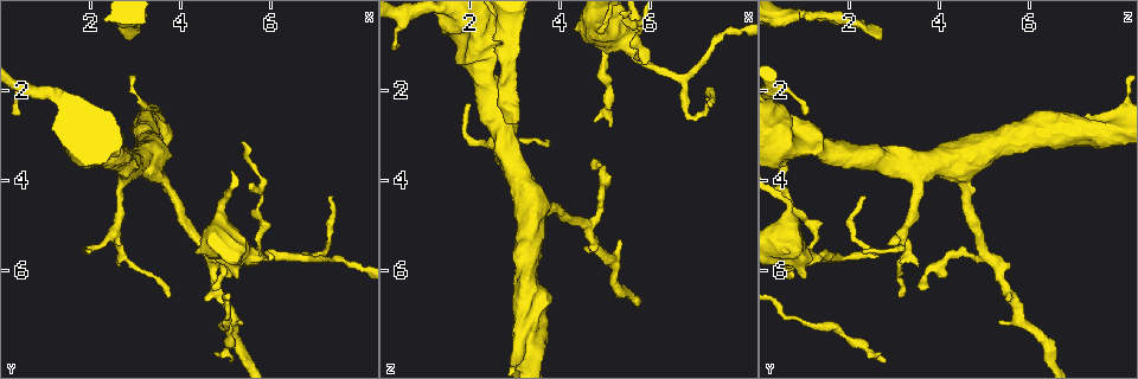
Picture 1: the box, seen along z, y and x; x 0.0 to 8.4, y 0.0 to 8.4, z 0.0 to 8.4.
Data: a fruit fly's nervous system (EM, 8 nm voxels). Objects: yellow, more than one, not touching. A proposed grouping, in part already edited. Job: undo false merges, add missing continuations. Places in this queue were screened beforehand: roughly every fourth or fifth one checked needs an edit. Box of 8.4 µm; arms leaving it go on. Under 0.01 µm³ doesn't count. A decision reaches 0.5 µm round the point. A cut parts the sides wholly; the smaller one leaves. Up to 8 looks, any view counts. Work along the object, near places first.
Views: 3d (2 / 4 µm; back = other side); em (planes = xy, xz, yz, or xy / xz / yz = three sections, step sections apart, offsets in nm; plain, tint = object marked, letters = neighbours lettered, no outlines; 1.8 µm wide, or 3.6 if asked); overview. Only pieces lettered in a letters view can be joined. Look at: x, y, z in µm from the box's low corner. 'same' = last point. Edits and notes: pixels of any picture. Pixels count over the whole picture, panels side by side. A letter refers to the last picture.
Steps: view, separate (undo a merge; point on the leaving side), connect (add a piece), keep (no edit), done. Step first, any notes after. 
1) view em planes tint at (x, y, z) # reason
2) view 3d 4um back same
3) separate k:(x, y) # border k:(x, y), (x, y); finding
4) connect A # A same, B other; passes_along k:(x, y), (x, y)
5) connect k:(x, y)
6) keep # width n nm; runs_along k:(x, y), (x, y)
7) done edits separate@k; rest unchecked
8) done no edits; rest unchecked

view em 3.6um planes letters at (5.65, 5.70, 1.10) # abrupt turn

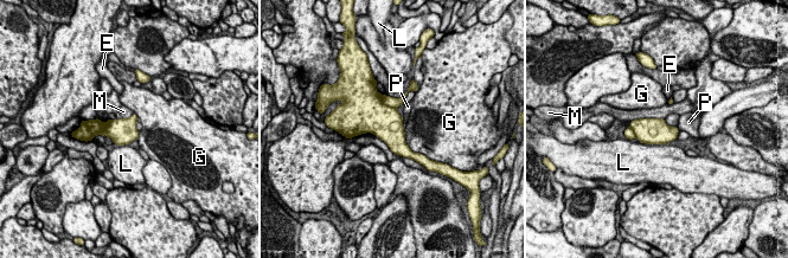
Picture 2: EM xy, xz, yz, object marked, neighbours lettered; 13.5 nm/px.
separate 2:(372, 115) # width 360 nm; E other, G other, L other, M other, P other; border 2:(382, 97), (385, 104), (396, 109); a second cell is stuck on

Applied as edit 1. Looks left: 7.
view overview # redraw

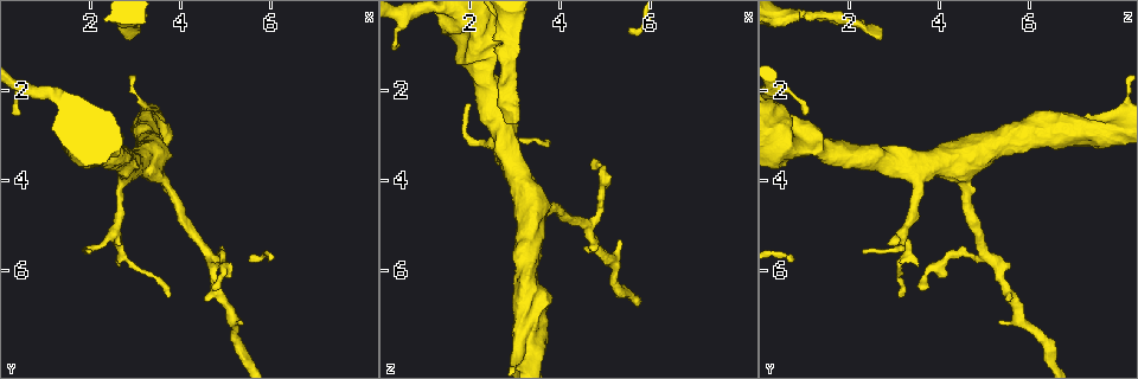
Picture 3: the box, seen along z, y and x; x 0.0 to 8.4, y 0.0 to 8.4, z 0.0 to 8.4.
view 3d 2um at (2.60, 5.20, 3.25) # a fork

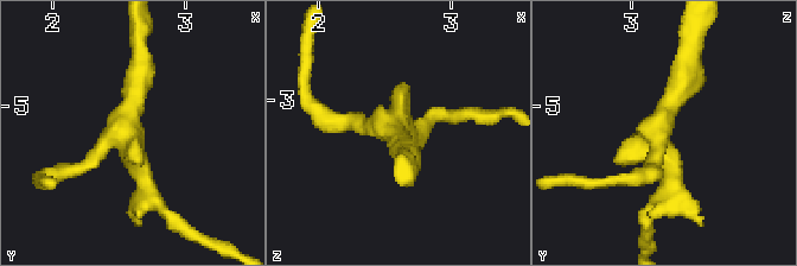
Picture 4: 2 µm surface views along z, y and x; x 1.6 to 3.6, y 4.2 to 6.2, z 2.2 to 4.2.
view em planes letters at (2.56, 5.16, 3.26)

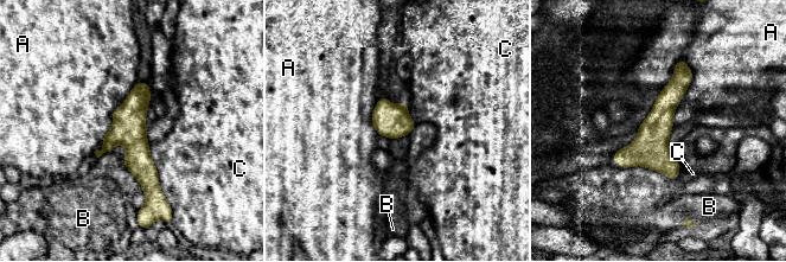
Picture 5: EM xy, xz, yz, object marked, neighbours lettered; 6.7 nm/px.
keep # width 220 nm; A other, B other, C other; border 5:(682, 58), (691, 82), (675, 108); all the same cell

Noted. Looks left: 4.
view em planes tint at (2.95, 0.75, 2.70) # long arm stops here

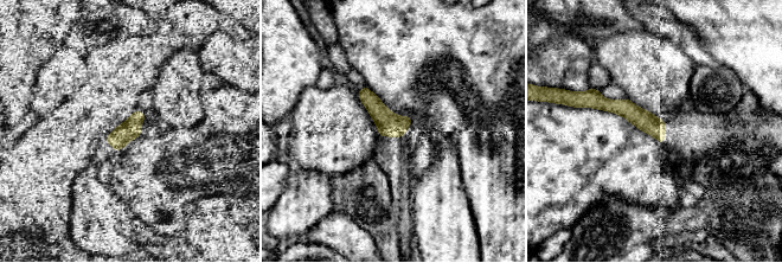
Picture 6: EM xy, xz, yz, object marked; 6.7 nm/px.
view em planes letters same # see the neighbours

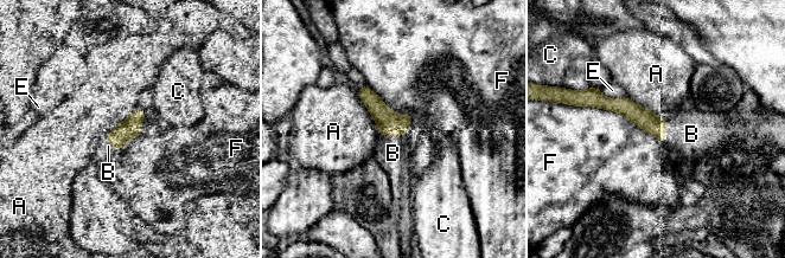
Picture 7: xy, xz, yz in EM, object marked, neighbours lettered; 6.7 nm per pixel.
connect B # A other, B same, C other, E other, F other; it goes on there

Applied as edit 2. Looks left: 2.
done edits separate@2, connect@7; rest unchecked

